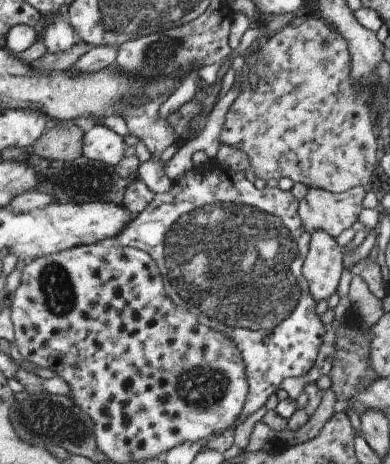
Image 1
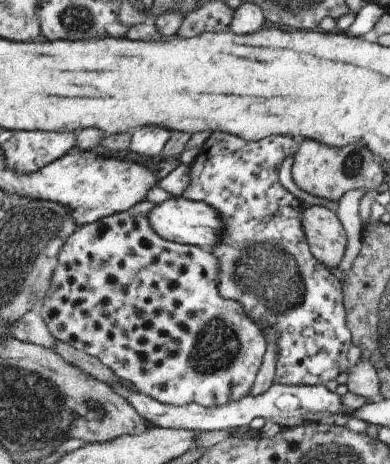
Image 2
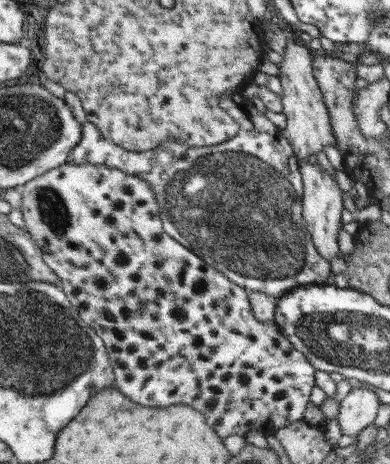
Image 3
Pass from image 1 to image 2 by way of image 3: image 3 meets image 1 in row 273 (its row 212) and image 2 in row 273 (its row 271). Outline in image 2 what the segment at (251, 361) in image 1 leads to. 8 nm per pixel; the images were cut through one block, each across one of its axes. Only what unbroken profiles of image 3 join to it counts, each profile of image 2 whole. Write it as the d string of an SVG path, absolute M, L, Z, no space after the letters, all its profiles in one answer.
M215 132L207 138L207 142L201 146L197 158L193 160L191 164L191 184L189 188L185 190L183 198L187 200L193 200L193 202L207 202L211 204L217 212L221 212L221 218L225 222L225 228L223 228L223 236L221 236L221 242L211 248L211 252L221 260L221 276L219 276L219 290L221 294L227 298L227 300L237 300L245 306L247 314L257 322L261 324L261 328L265 330L265 334L269 336L269 332L275 332L277 334L277 346L279 346L279 360L277 360L277 376L275 376L275 384L283 384L283 386L325 386L325 382L329 380L337 380L337 376L341 372L349 372L347 368L347 354L351 350L353 344L353 330L349 328L349 312L347 312L347 306L345 306L345 284L343 280L335 278L333 272L329 272L329 266L325 266L321 260L317 260L317 256L313 254L313 248L309 244L309 238L307 238L307 232L305 232L305 222L303 222L303 216L305 216L305 210L307 206L297 200L289 190L285 190L285 186L279 182L279 170L277 166L283 164L283 160L289 156L289 154L297 154L297 142L293 136L269 136L261 142L247 142L245 138L241 136L233 136L233 134L227 134L227 132Z

